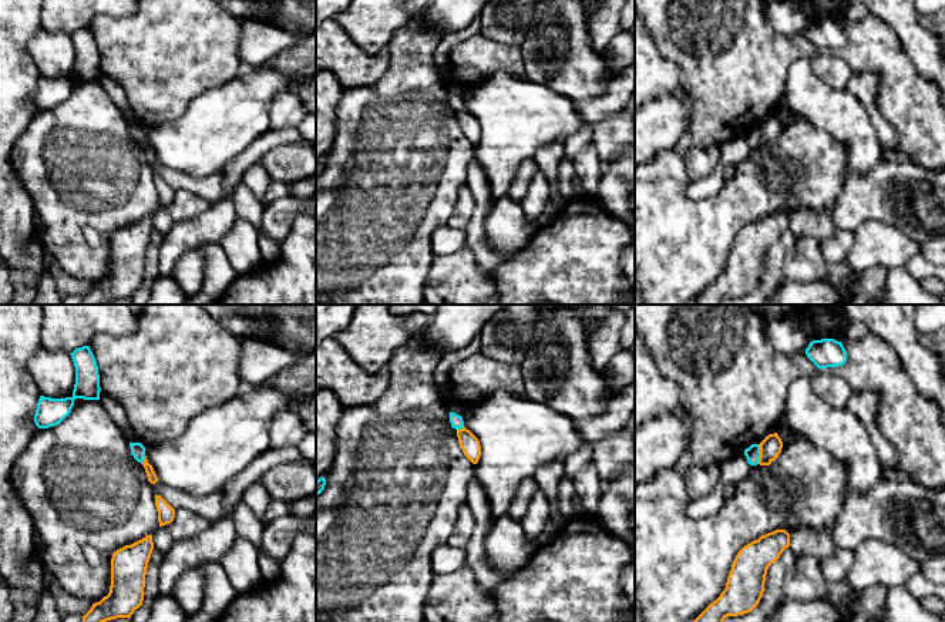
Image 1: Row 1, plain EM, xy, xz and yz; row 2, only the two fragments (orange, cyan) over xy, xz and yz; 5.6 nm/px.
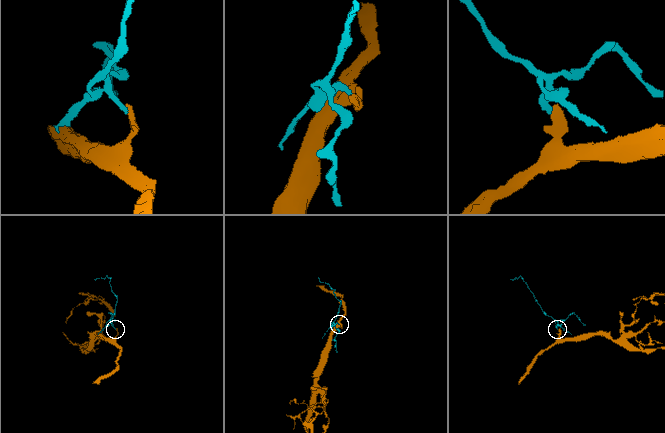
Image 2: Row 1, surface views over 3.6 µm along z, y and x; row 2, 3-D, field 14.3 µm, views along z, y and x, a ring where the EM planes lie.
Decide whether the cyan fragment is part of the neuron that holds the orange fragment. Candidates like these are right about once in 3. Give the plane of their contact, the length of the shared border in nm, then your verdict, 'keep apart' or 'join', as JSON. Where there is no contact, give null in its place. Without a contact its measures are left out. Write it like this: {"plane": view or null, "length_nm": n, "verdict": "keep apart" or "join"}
{"plane": "yz", "length_nm": 110, "verdict": "keep apart"}

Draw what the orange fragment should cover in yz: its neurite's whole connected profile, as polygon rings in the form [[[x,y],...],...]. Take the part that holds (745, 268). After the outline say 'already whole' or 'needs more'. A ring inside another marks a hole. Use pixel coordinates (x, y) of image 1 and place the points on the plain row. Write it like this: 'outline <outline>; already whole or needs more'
outline [[[776,211],[744,226],[733,242],[724,272],[692,305],[723,305],[727,297],[751,293],[763,278],[769,248],[774,245],[788,228],[790,215],[786,211]]]; already whole

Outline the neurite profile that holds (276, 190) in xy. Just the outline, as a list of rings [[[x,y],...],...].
[[[272,181],[263,194],[263,206],[290,195],[290,188],[279,181]]]

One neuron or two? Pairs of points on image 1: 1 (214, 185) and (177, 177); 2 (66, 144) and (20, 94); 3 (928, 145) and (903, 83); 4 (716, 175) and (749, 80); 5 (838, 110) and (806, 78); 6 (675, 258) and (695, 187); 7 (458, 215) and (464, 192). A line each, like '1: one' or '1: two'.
1: one
2: two
3: one
4: two
5: one
6: two
7: one

